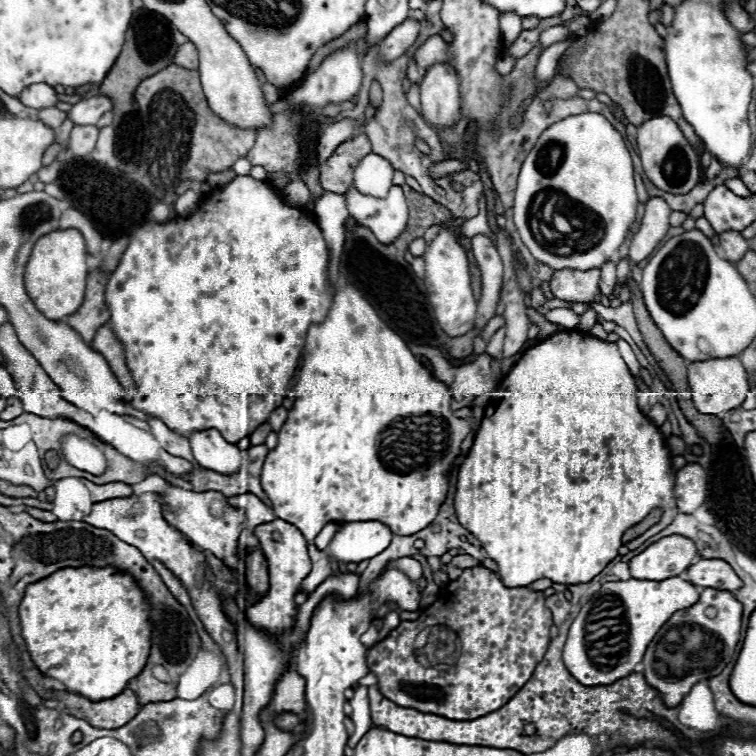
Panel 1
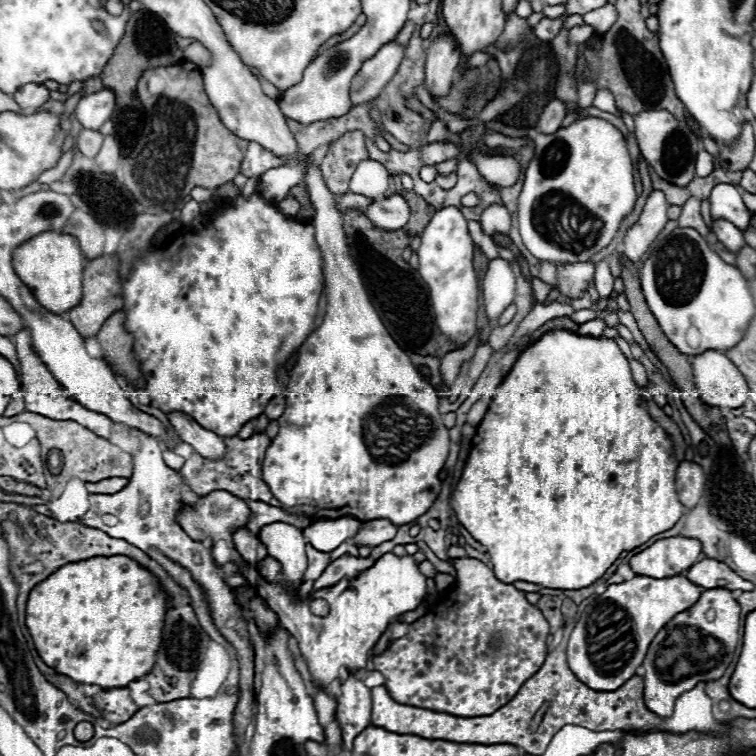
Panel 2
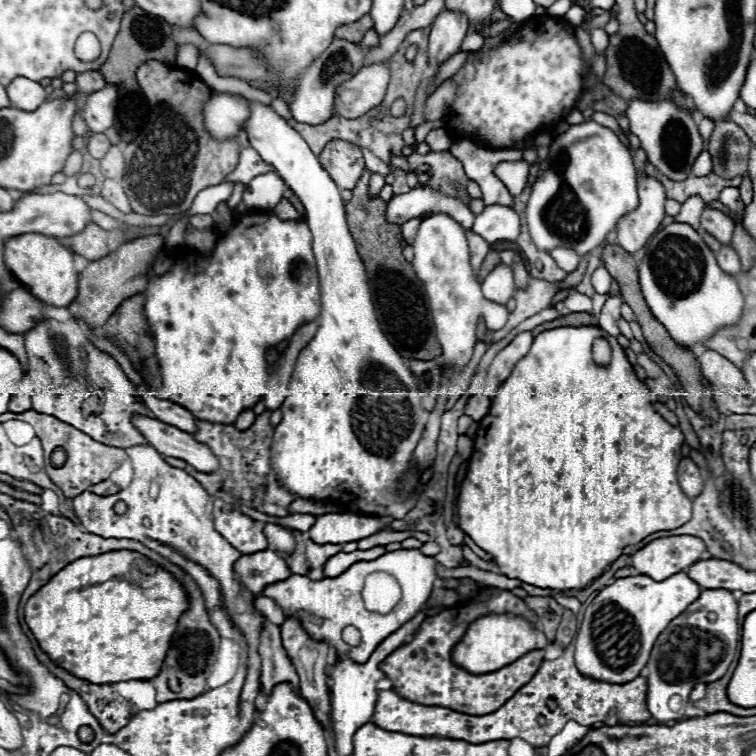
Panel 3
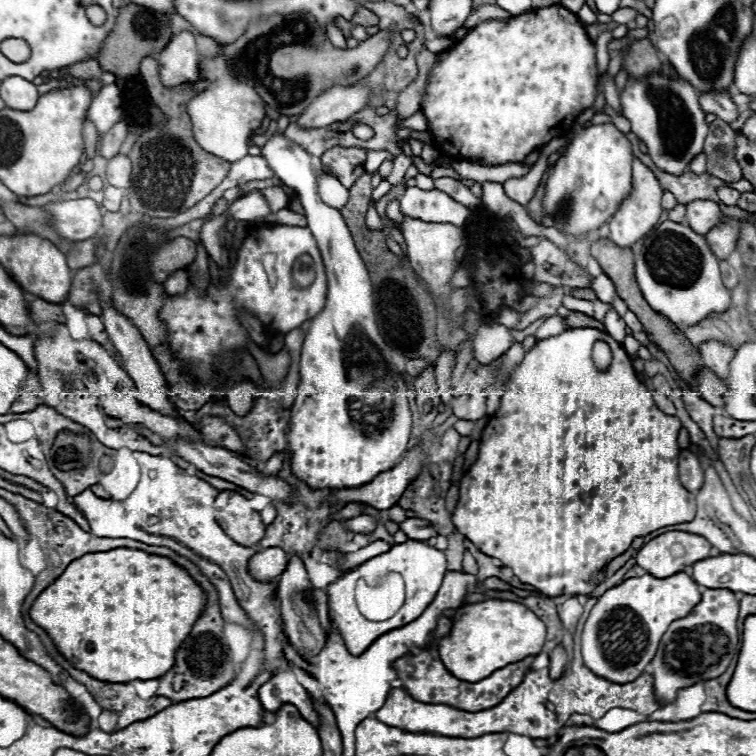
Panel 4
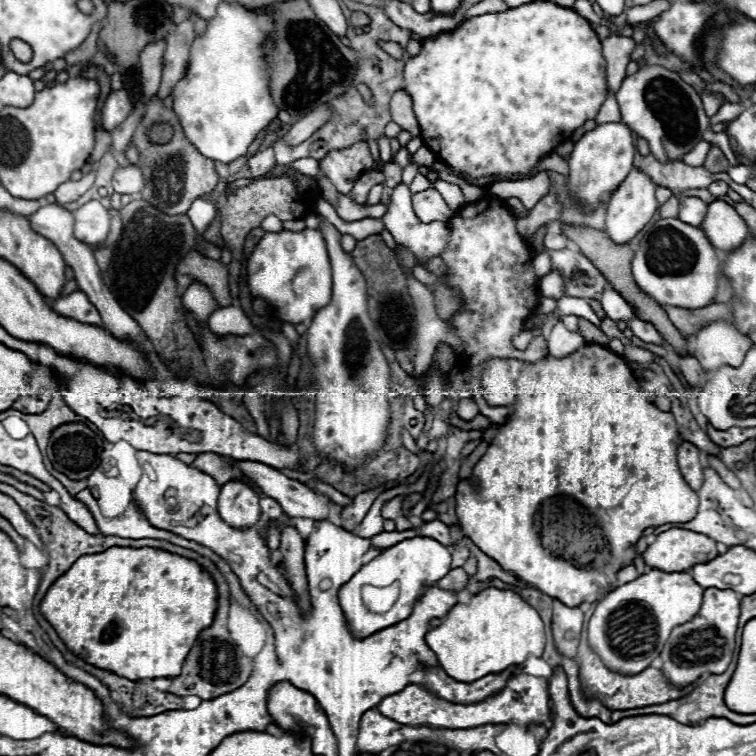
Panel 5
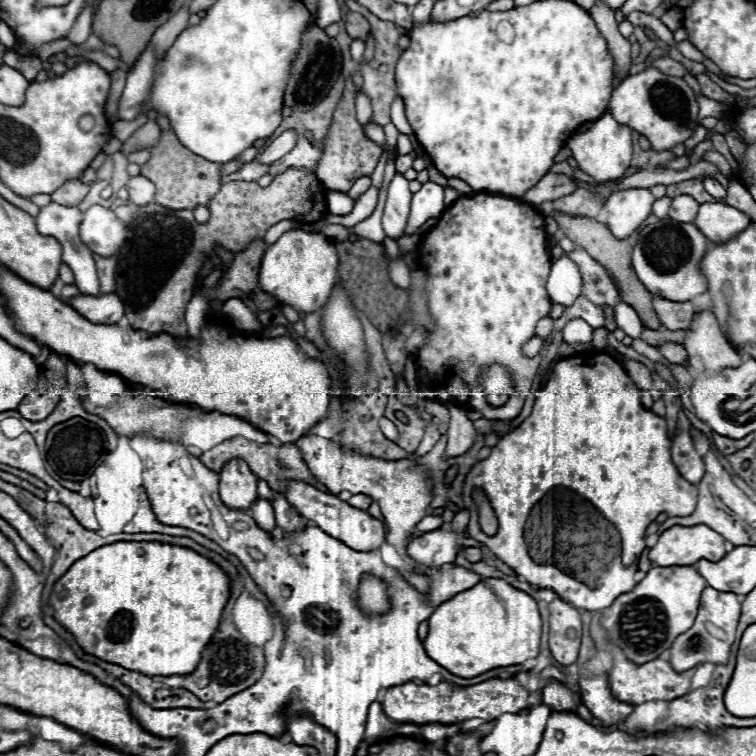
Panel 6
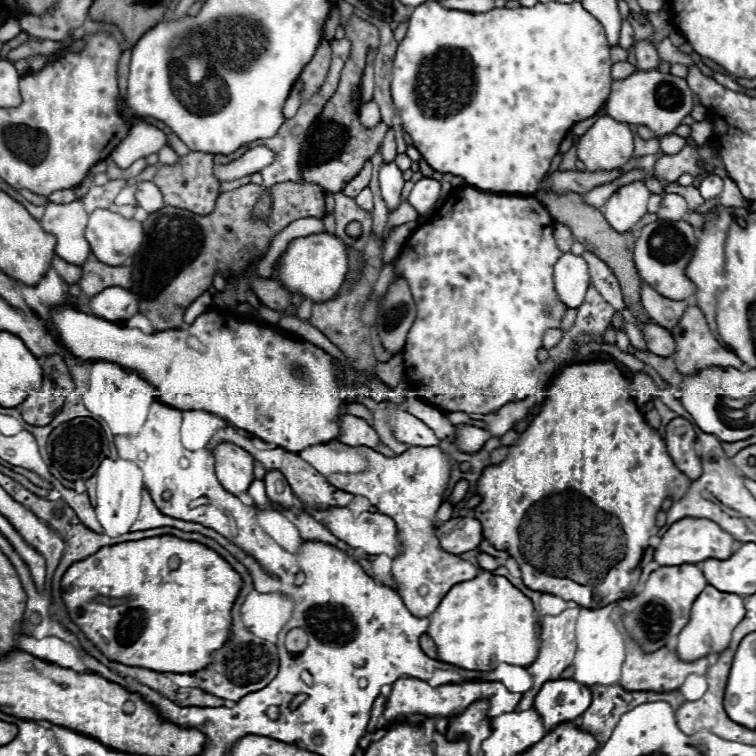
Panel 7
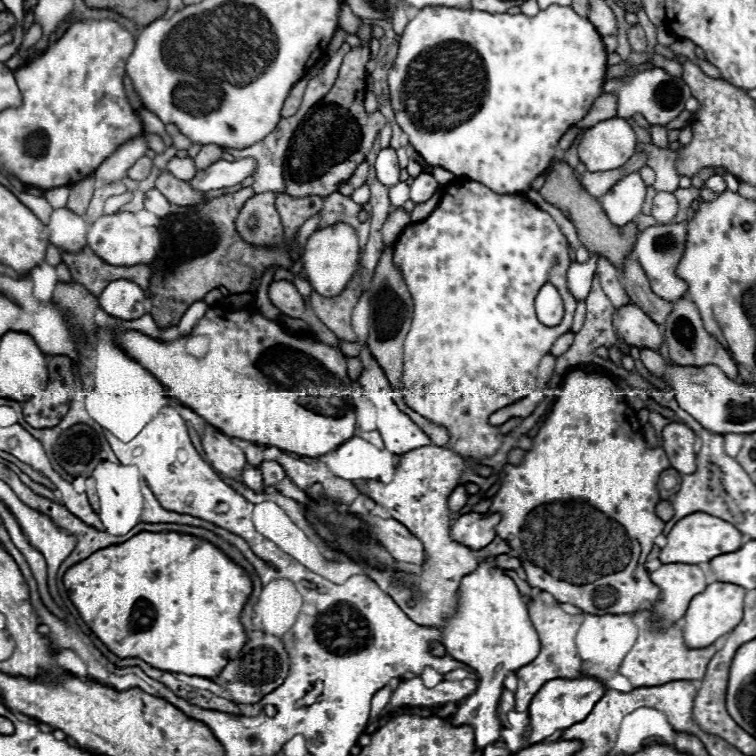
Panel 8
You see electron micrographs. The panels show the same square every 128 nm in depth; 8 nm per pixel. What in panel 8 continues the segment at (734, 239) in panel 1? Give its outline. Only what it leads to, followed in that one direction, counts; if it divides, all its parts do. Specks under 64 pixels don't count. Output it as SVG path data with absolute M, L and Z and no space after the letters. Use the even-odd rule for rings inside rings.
M656 192L652 204L652 216L658 224L670 224L678 212L678 202L672 192Z

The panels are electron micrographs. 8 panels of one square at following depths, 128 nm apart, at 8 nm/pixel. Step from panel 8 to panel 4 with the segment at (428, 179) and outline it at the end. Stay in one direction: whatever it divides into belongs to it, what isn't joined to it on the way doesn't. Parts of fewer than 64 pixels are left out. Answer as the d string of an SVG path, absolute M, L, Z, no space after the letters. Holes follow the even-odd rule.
M406 188L404 196L400 196L400 210L404 216L418 218L424 222L448 222L460 228L466 228L472 212L454 202L448 194L440 190L420 190Z

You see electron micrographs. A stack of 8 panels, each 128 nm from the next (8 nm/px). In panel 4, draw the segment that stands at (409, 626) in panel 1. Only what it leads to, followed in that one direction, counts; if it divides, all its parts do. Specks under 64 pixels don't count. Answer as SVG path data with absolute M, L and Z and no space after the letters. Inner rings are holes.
M440 618L436 630L432 632L434 640L432 640L430 648L420 648L416 654L404 656L404 658L394 662L394 668L398 670L398 678L404 682L404 690L408 690L420 702L448 704L448 706L468 710L468 712L478 712L478 710L486 710L486 708L492 708L492 706L500 704L508 696L508 692L514 690L522 682L522 678L530 670L530 664L532 664L534 658L520 660L520 664L508 664L506 668L496 670L494 674L490 674L488 678L484 678L480 682L458 680L444 668L444 664L438 656L438 640L442 636L446 636L450 632L450 628L452 628L452 620L450 618Z

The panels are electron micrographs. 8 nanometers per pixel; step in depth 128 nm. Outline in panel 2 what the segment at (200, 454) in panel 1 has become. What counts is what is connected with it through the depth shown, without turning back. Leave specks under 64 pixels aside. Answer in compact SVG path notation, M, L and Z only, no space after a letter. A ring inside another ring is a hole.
M166 414L166 416L176 434L204 458L216 460L226 454L222 438L218 434L212 434L210 430L204 430L194 418L188 418L188 414Z

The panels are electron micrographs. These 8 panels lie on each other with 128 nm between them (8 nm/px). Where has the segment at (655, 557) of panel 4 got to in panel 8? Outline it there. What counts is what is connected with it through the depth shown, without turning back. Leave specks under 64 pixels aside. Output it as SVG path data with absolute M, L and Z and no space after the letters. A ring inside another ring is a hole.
M696 512L678 520L676 526L670 530L668 544L660 552L660 562L662 564L702 564L702 562L710 562L720 554L738 550L742 542L744 542L744 534L740 534L740 530L736 530L736 526L732 526L730 522L724 522L722 518L716 518L704 512Z

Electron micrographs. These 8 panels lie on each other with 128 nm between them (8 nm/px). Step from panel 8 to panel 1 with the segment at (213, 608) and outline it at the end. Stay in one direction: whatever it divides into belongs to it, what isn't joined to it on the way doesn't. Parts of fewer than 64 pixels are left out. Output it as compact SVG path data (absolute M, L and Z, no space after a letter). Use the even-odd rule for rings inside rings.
M82 566L80 570L68 568L58 570L56 574L50 574L40 582L32 582L32 586L26 588L18 614L22 638L26 640L28 652L36 666L46 676L60 680L68 686L70 692L80 694L84 698L106 700L118 696L148 662L152 634L150 604L132 574L124 574L112 566Z

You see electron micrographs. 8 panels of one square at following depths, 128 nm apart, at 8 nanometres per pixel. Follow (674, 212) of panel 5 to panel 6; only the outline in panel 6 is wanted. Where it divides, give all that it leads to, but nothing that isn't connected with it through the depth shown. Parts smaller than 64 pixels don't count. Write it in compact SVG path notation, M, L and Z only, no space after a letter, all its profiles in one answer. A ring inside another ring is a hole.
M664 196L664 198L658 198L654 204L652 204L652 214L656 214L658 218L666 218L668 216L668 208L670 208L670 198Z

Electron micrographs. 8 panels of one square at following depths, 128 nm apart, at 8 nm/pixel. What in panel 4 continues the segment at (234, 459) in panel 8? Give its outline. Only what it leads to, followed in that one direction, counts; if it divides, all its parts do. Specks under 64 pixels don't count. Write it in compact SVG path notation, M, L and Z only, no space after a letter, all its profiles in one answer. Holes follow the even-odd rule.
M224 490L214 500L216 510L216 522L222 526L222 530L238 544L252 546L258 544L264 536L264 522L260 514L248 504L248 498L244 498L238 492Z

